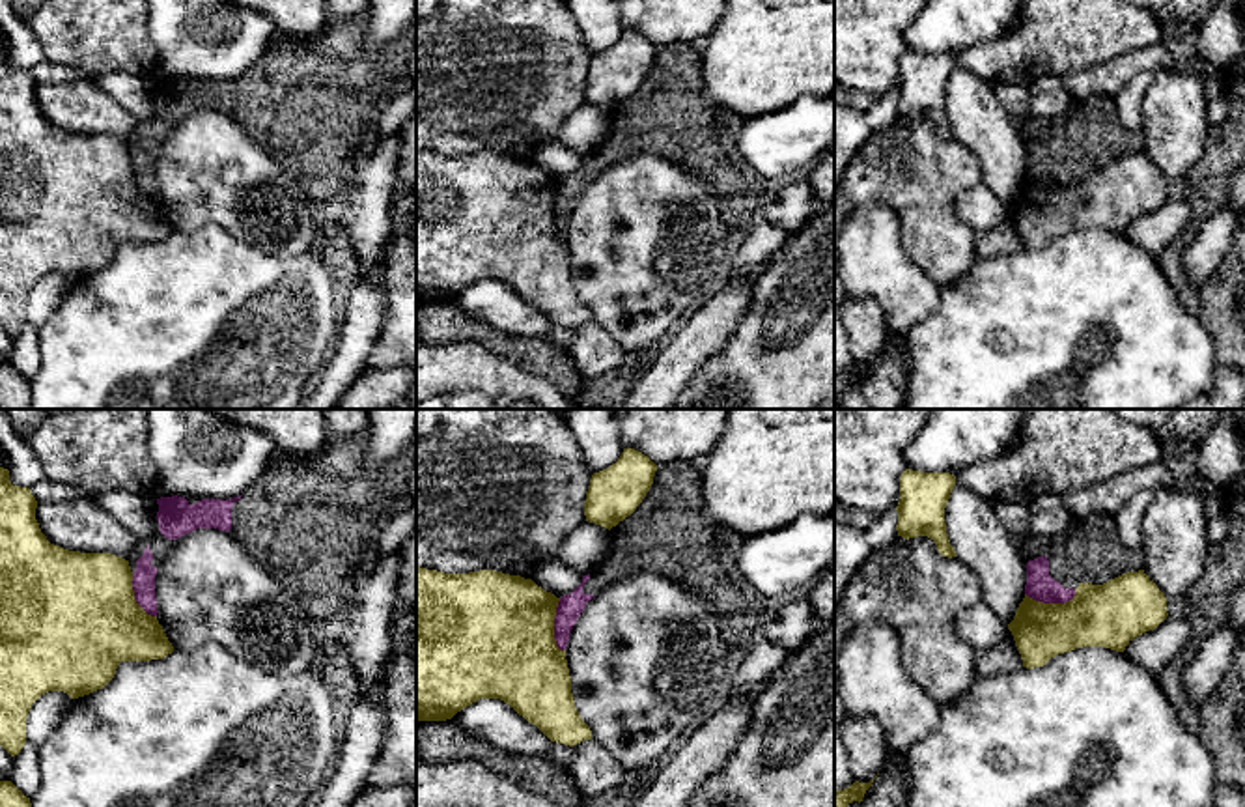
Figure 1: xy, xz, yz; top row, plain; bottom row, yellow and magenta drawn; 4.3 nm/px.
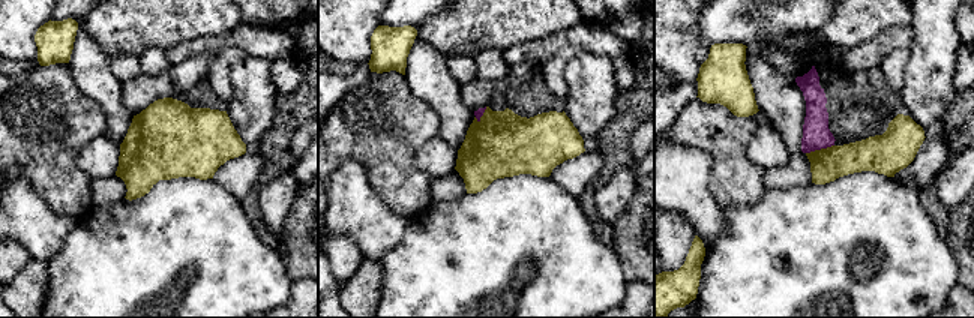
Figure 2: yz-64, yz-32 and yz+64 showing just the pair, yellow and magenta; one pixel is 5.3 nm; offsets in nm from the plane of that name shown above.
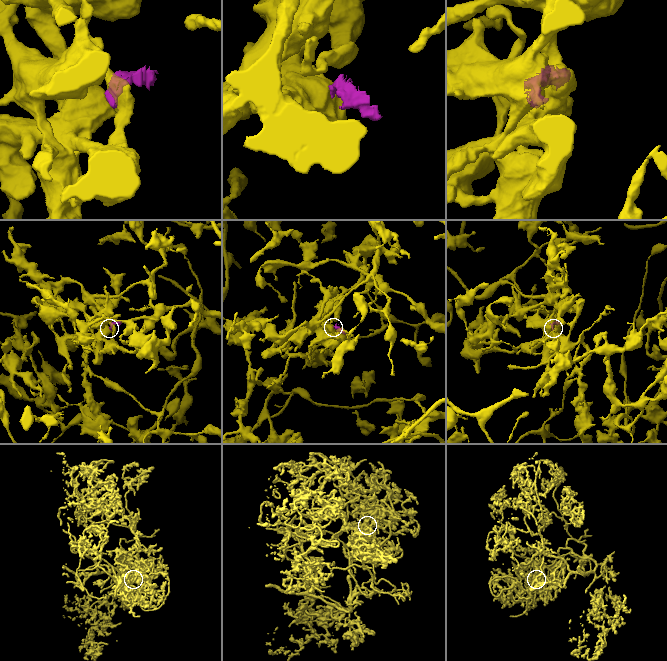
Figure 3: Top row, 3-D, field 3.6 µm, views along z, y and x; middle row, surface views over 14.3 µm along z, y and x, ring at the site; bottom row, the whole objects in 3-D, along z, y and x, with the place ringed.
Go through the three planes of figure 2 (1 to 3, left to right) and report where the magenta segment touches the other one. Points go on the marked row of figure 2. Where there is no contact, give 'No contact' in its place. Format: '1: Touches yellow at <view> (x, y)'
1: No contact
2: Touches yellow at yz-32 (483, 114)
3: Touches yellow at yz+64 (821, 149)

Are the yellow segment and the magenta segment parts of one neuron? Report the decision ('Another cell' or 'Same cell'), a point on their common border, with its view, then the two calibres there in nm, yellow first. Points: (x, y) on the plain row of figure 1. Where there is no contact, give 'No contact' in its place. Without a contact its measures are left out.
Another cell. Touches yellow at yz (1051, 185). Thickness 280 nm (yellow) against 120 nm

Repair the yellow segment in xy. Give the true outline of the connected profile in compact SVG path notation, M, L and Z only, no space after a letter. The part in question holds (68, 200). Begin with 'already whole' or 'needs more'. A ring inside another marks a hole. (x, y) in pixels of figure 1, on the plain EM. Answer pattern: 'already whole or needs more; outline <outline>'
already whole; outline M0 49L0 327L11 338L26 325L26 299L41 276L63 273L78 280L103 271L121 243L162 241L174 234L157 198L147 196L134 181L129 142L50 125L39 110L35 90L30 69L13 67L9 52Z

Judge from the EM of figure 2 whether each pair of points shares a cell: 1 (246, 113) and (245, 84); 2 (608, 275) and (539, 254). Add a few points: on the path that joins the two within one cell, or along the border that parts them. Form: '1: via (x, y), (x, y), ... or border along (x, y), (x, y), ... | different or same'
1: via (246, 105), (246, 92) | same
2: via (592, 275), (560, 275), (556, 270) | same

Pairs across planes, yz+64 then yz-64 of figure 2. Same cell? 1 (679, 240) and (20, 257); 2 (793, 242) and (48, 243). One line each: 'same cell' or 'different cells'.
1: same cell
2: different cells

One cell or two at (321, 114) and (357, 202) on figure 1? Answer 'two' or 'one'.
two

